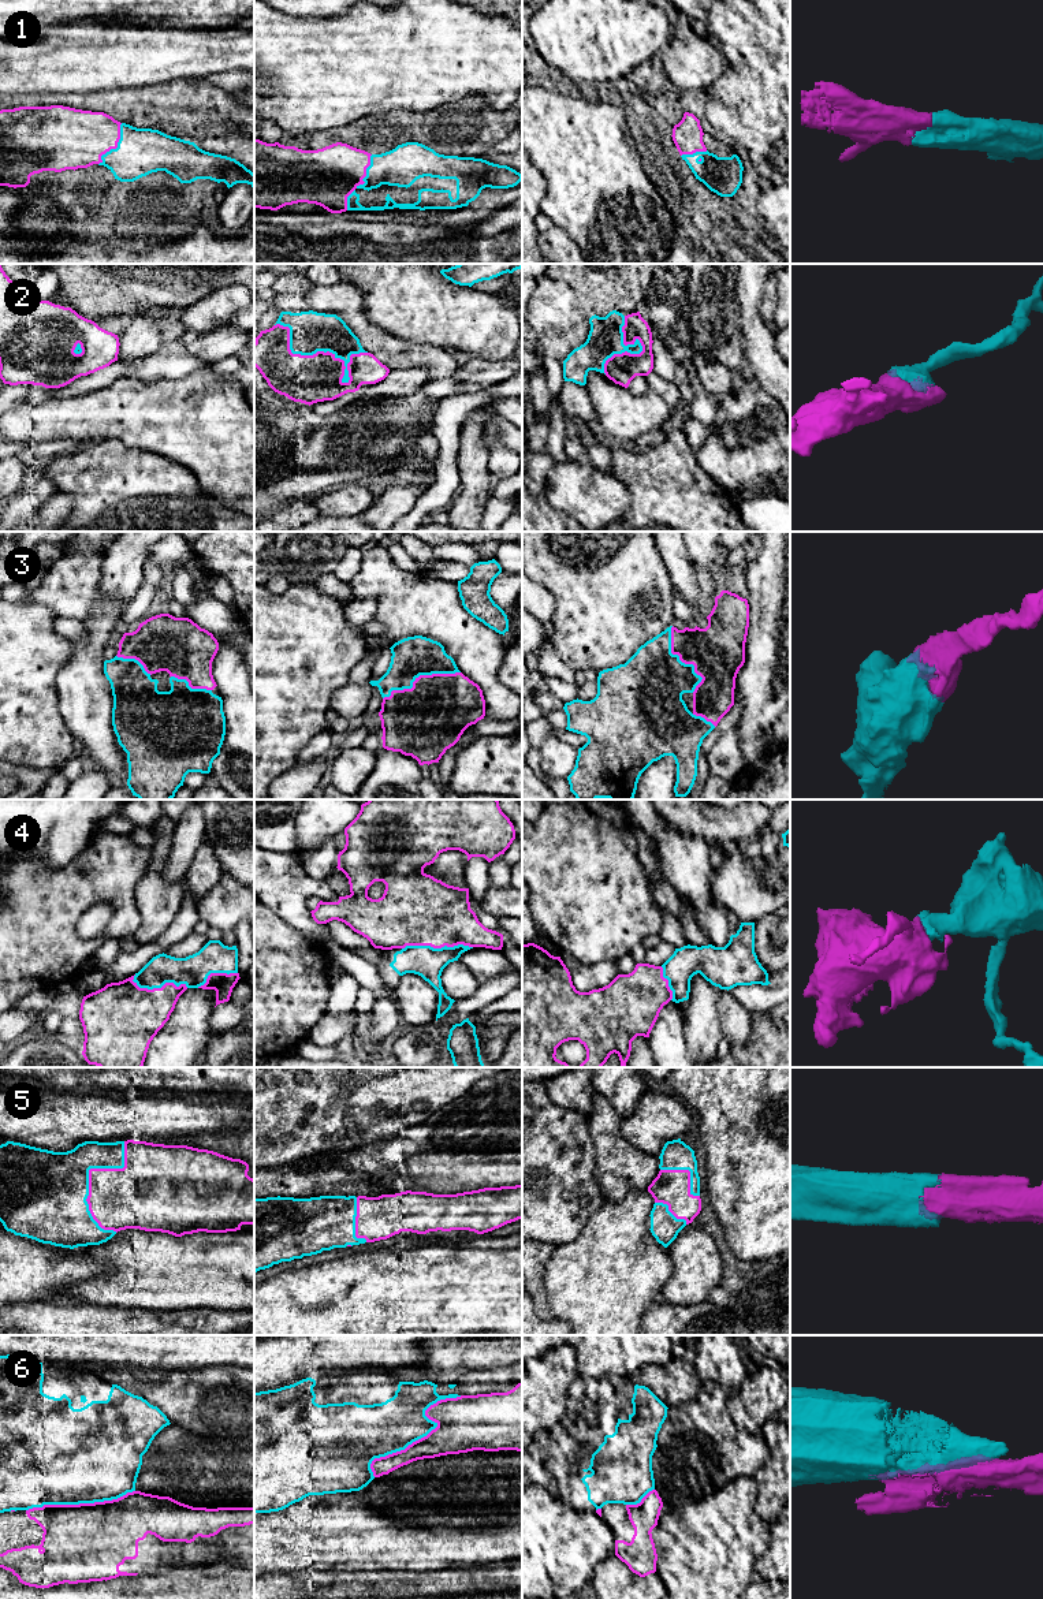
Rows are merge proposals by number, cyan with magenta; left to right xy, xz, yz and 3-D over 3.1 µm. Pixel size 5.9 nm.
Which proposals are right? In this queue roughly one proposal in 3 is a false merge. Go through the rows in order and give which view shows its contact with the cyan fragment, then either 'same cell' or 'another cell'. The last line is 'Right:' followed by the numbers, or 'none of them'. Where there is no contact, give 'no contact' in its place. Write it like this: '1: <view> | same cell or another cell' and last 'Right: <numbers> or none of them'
1: xz | same cell
2: xz | same cell
3: xz | same cell
4: xz | same cell
5: xy | same cell
6: xz | another cell
Right: 1, 2, 3, 4, 5

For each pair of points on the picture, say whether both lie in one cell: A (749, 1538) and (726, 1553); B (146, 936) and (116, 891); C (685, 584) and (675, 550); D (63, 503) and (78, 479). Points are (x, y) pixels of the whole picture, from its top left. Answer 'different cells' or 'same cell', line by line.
A: same cell
B: different cells
C: same cell
D: different cells

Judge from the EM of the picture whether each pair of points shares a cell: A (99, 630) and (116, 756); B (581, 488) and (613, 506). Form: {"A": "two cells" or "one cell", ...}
{"A": "one cell", "B": "one cell"}

